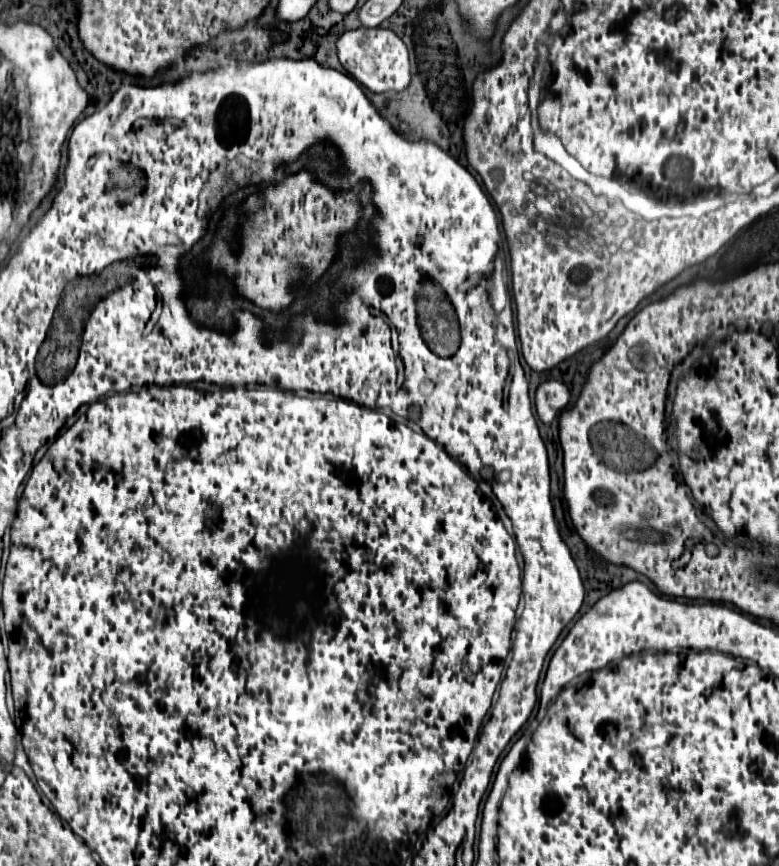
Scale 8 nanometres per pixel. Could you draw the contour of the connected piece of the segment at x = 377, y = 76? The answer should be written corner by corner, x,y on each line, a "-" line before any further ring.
357,28
345,32
337,40
337,56
341,66
351,74
359,84
371,92
403,92
411,84
411,64
409,52
403,40
385,28

